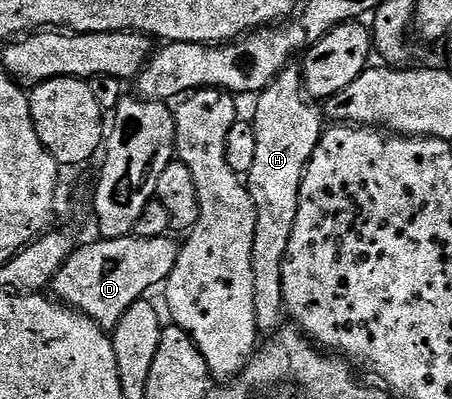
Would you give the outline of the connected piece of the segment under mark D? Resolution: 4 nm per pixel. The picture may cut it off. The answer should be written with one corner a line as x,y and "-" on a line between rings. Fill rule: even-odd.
133,234
113,240
96,238
93,244
73,247
70,258
53,278
51,291
56,291
59,303
90,317
99,328
114,329
134,302
145,299
151,288
159,289
167,281
180,253
180,244
172,239
171,235
142,238

